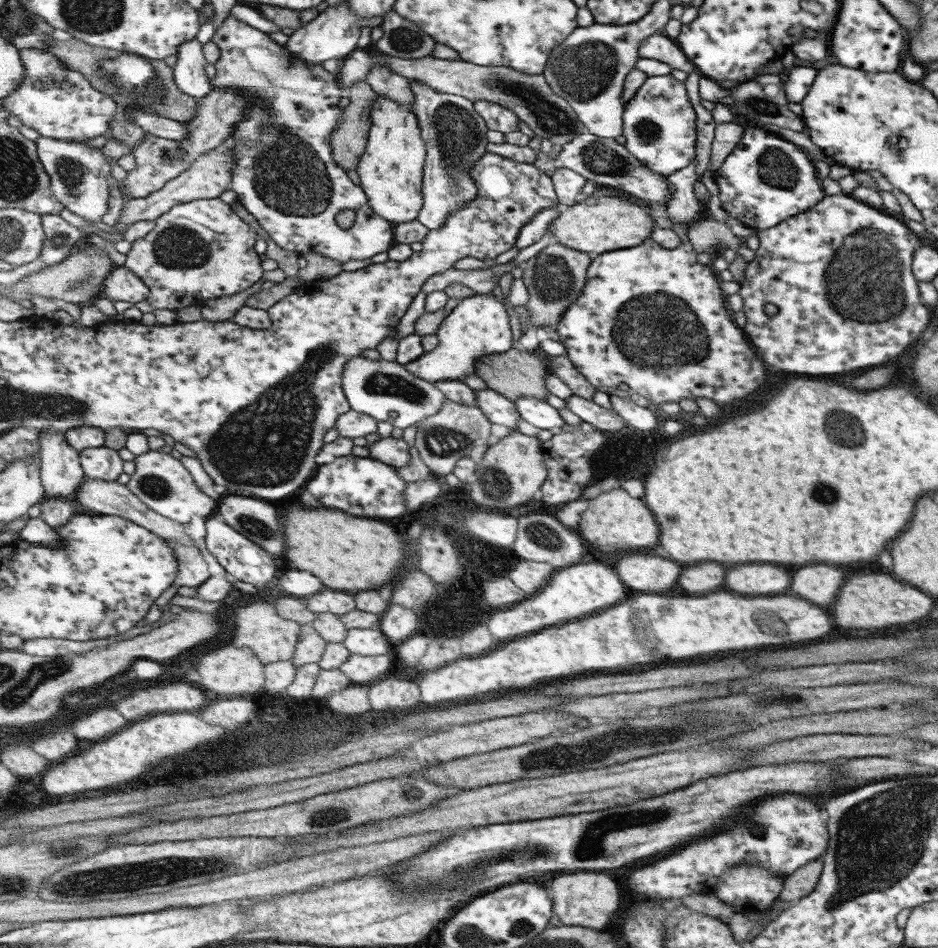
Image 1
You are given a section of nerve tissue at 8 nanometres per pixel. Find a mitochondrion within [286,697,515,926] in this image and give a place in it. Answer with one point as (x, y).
(330, 815)

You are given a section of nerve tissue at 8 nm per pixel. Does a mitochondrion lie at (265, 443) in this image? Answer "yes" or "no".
yes

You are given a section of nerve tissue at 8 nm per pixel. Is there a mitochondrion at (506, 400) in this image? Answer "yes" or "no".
no

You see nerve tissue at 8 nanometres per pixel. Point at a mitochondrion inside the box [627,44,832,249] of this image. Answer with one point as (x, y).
(778, 169)

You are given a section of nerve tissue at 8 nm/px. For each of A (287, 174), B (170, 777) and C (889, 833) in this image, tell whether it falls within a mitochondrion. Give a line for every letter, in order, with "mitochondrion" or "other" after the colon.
A: mitochondrion
B: other
C: mitochondrion

